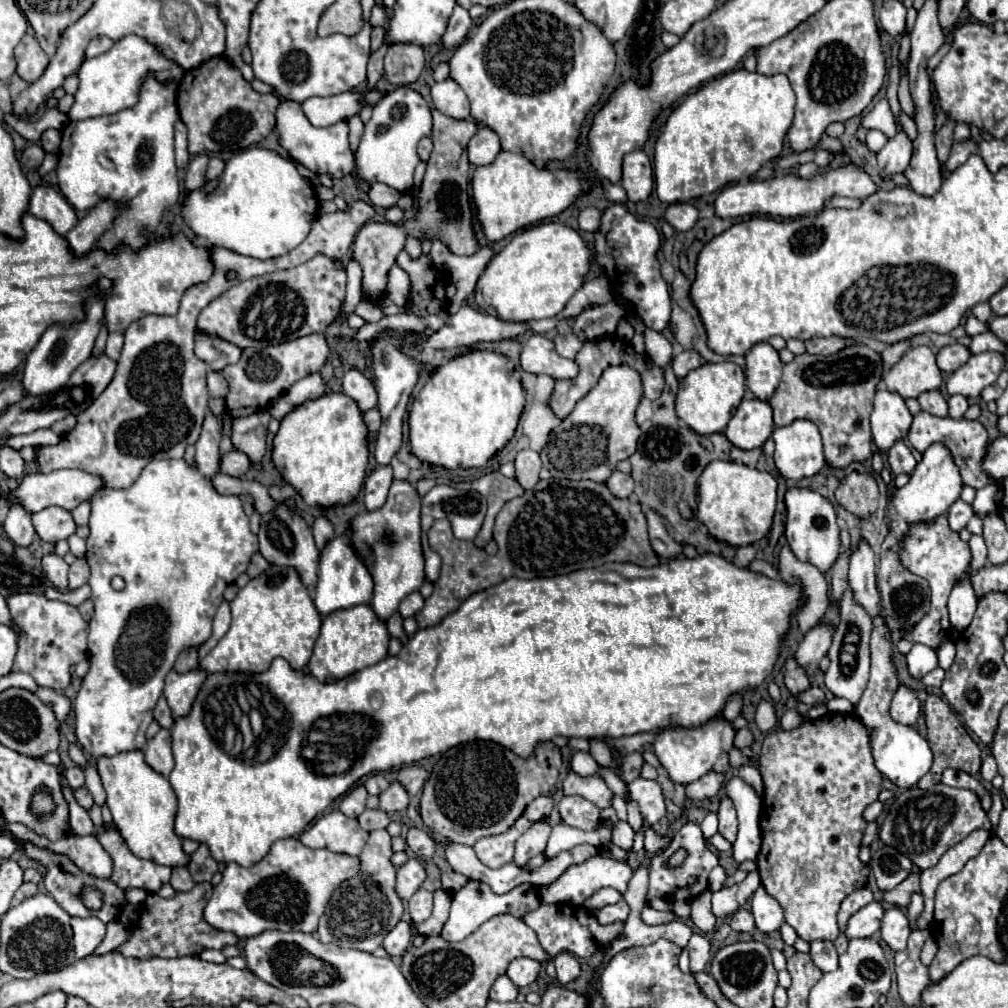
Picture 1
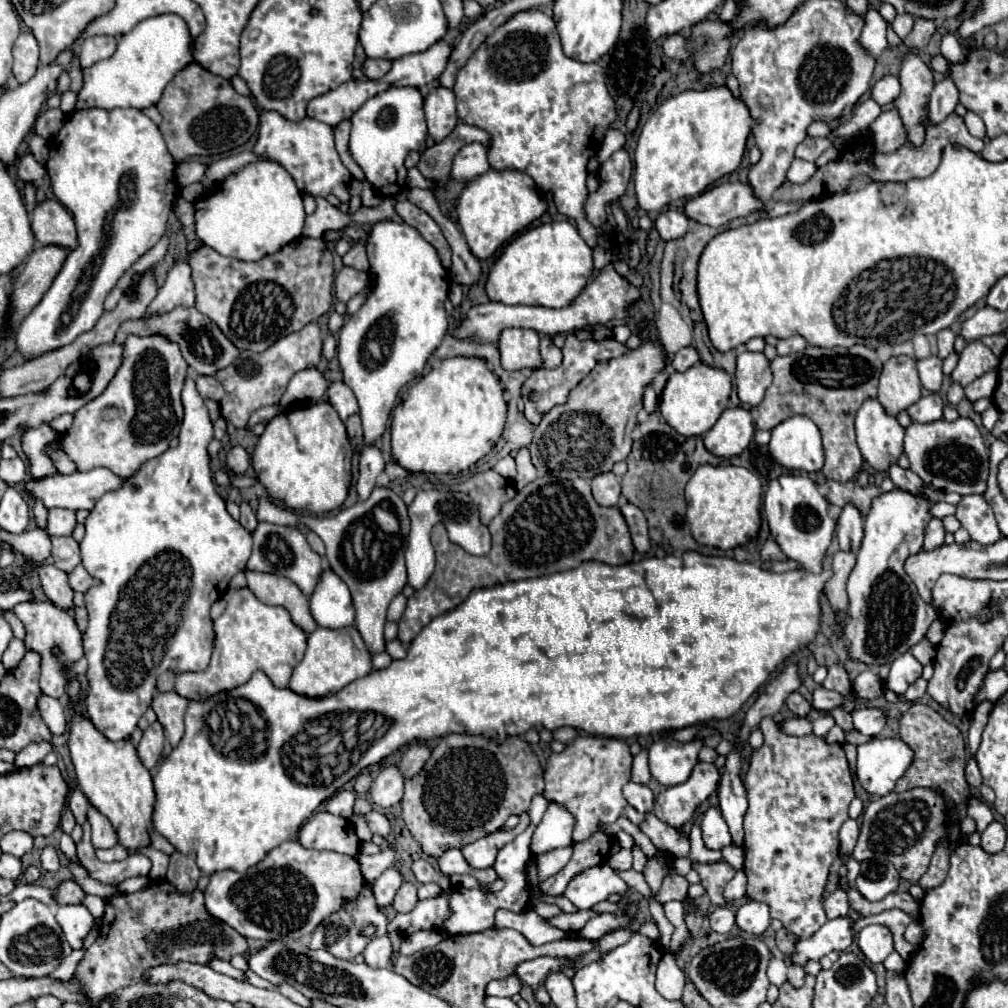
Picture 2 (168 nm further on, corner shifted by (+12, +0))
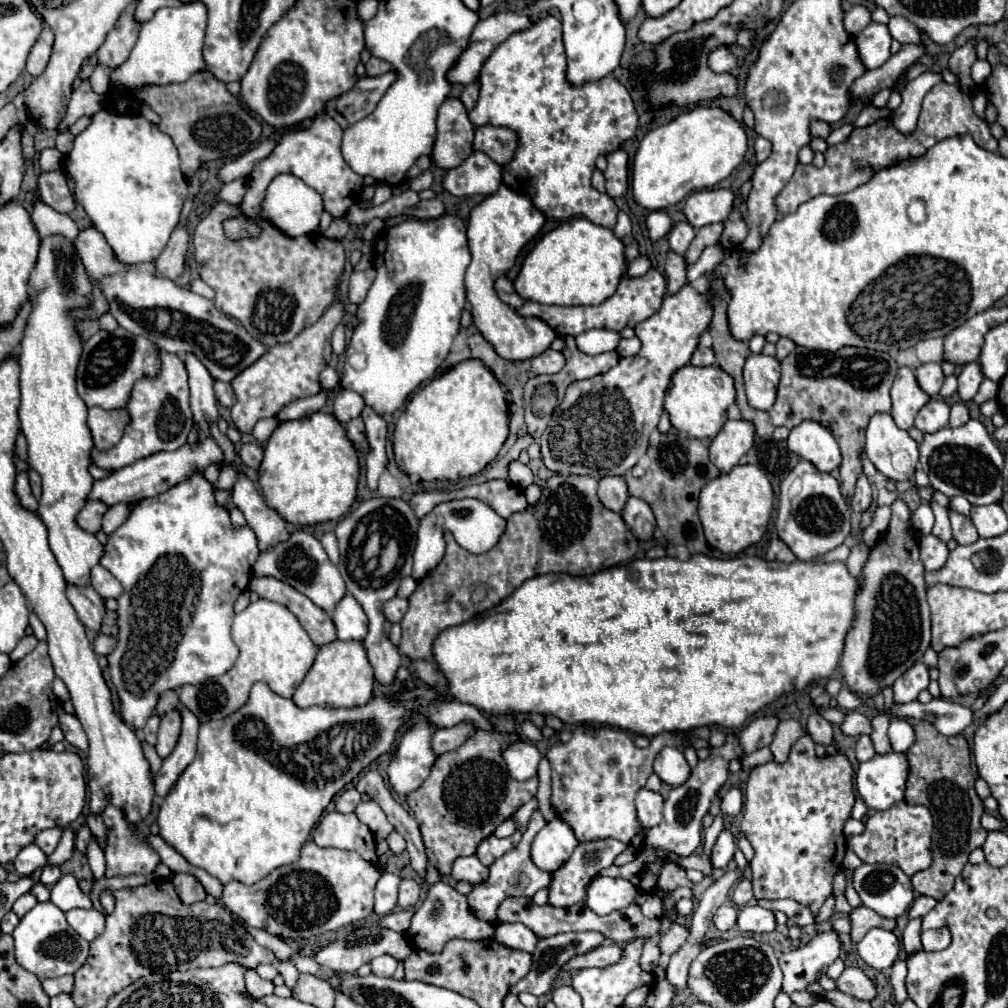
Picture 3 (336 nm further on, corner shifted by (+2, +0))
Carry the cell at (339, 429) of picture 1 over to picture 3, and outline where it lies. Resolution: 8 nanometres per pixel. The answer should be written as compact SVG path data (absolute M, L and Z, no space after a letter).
M314 412L306 418L282 422L272 432L264 446L264 460L258 472L266 504L286 522L308 526L314 522L338 520L350 510L356 500L360 466L346 428L336 416Z

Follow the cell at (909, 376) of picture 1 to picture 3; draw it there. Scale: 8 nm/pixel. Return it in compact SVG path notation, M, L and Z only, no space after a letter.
M908 366L898 368L898 374L894 378L892 390L892 418L898 428L908 430L914 424L914 418L918 410L930 400L930 396L920 388L916 380L916 372Z

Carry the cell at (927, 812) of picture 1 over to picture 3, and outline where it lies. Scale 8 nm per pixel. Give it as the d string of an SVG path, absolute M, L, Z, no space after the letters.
M898 802L892 808L884 812L874 812L866 820L866 830L860 836L848 838L848 848L852 848L862 862L886 862L886 864L896 864L902 868L906 876L914 876L920 870L928 870L932 866L932 830L934 830L934 820L932 814L926 806L920 804L908 804L908 802Z

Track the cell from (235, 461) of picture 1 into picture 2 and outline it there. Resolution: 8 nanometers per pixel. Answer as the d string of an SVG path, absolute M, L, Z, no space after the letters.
M234 446L226 456L226 464L234 474L242 474L250 466L250 456L242 446Z

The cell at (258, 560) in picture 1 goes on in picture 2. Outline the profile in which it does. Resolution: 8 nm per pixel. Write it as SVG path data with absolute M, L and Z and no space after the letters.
M246 572L246 580L248 580L248 588L254 592L254 596L260 602L286 608L292 616L292 622L306 634L318 628L318 624L310 616L308 598L300 592L300 588L292 580L264 572Z

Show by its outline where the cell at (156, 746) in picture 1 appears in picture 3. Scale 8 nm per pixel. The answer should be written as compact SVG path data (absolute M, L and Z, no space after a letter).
M172 710L172 712L162 716L160 730L158 730L156 752L158 752L160 758L170 756L170 752L174 750L174 746L178 742L178 736L180 736L180 712Z

